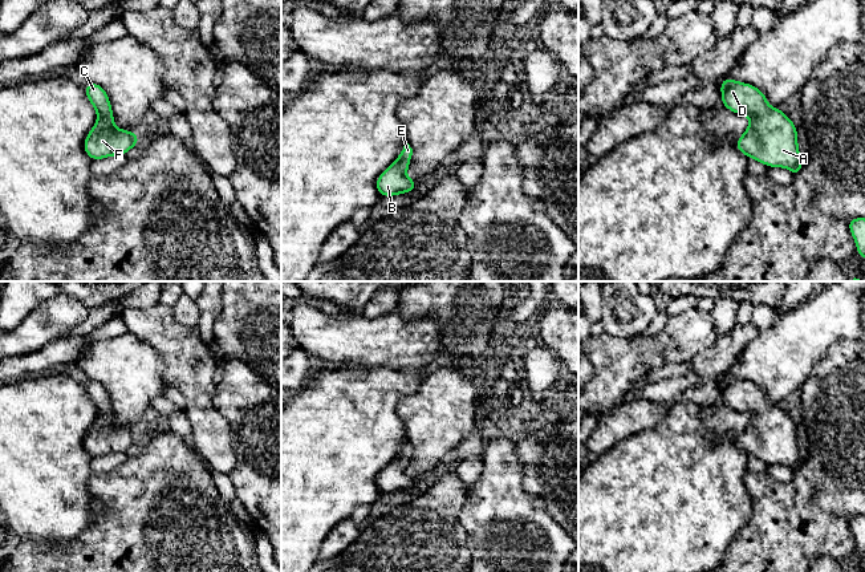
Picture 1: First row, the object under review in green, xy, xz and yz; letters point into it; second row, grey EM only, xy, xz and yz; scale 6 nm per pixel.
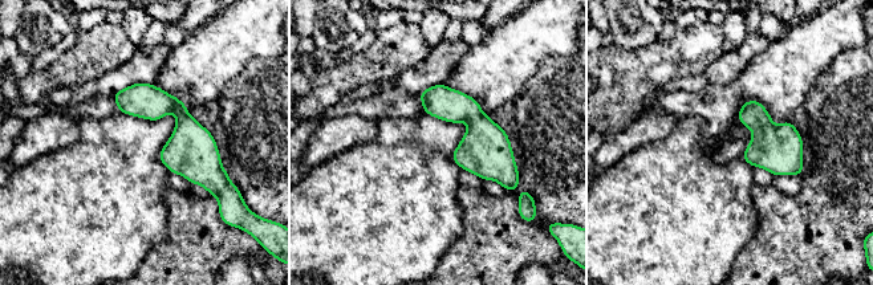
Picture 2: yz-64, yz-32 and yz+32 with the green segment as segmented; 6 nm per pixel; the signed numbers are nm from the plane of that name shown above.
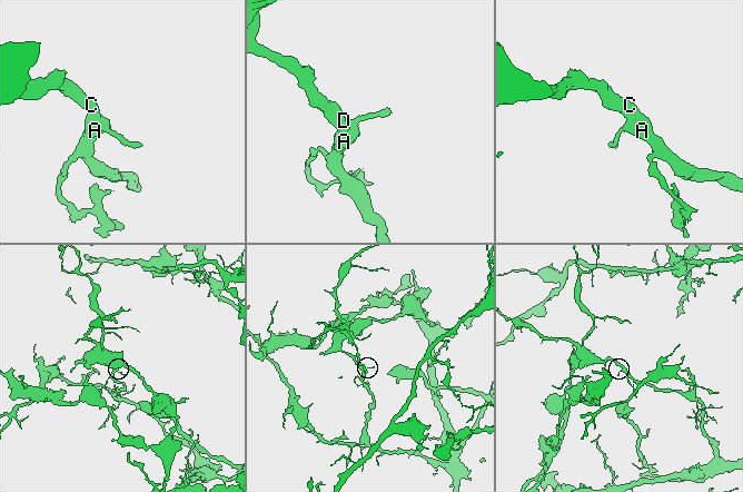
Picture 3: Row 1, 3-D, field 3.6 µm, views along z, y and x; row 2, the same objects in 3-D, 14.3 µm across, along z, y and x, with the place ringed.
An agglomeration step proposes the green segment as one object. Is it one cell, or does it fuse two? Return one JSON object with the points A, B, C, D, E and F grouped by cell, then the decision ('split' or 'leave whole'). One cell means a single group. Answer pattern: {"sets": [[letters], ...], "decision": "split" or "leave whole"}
{"sets": [["A", "B", "E", "F"], ["C", "D"]], "decision": "split"}

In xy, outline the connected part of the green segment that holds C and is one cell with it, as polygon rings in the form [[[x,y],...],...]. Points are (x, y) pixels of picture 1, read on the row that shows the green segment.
[[[89,82],[88,85],[85,85],[85,92],[98,117],[106,117],[113,114],[110,100],[101,85]]]

